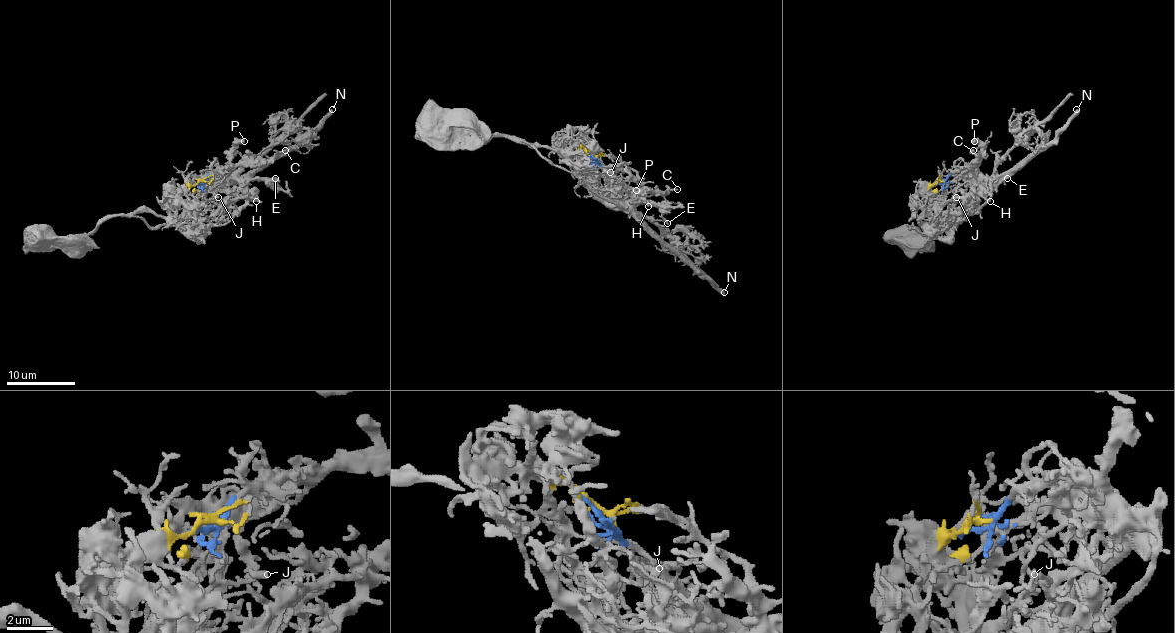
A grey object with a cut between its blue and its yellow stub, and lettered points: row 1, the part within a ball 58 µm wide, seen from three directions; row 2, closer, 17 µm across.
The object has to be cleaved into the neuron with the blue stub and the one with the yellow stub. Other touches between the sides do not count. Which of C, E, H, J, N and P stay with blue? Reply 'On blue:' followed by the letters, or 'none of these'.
On blue: C, E, H, J, N, P

